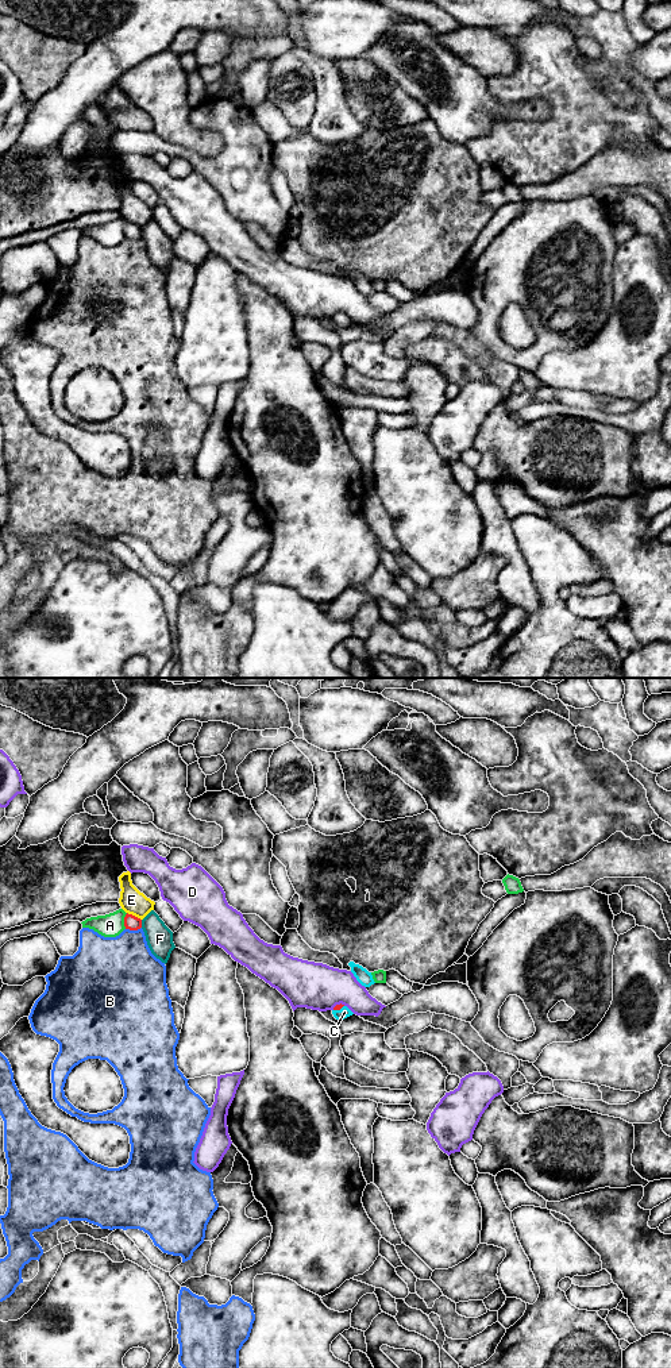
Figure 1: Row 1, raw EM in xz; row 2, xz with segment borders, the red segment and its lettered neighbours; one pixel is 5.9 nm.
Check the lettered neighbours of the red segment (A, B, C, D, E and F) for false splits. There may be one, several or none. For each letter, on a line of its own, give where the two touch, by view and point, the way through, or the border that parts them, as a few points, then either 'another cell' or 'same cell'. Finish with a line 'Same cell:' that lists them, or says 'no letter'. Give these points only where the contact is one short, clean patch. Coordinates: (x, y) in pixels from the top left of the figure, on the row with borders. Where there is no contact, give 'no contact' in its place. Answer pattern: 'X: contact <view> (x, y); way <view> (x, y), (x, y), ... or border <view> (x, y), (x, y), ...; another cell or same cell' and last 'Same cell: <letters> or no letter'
A: contact xz (124, 921); another cell
B: contact xz (132, 929); another cell
C: contact xz (338, 1009); way xz (338, 1006), (338, 1009), (344, 1012); same cell
D: contact xz (338, 1005); another cell
E: contact xz (134, 916); another cell
F: contact xz (141, 924); another cell
Same cell: C

